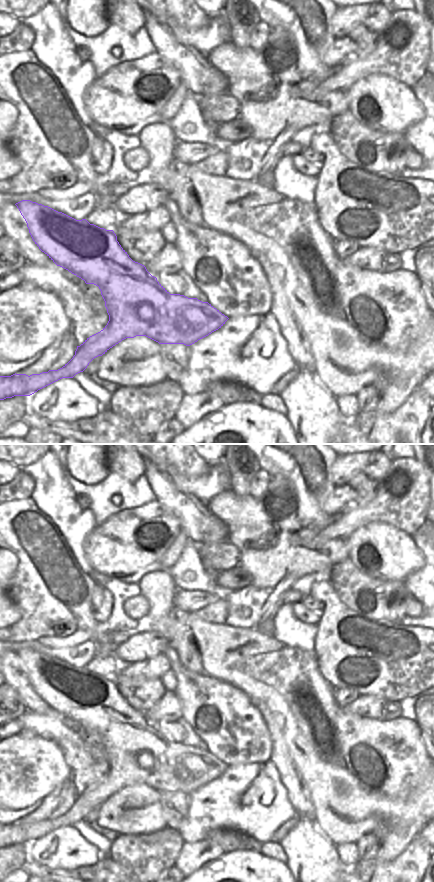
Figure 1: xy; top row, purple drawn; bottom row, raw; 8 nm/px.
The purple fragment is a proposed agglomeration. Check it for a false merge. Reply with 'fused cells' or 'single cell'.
single cell

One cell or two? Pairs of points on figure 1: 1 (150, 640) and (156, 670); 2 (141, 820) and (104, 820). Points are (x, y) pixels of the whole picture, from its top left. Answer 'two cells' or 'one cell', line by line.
1: two cells
2: one cell

